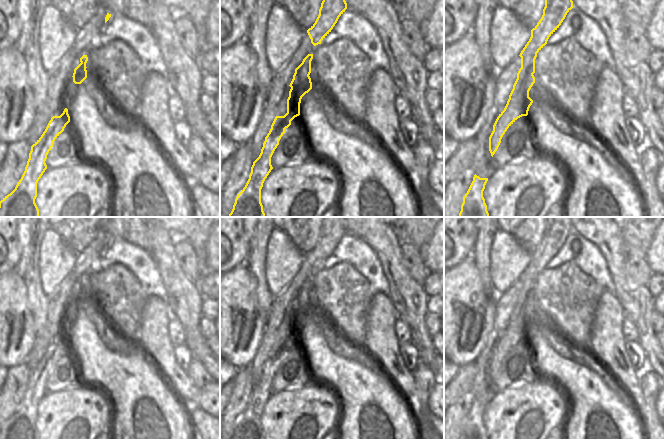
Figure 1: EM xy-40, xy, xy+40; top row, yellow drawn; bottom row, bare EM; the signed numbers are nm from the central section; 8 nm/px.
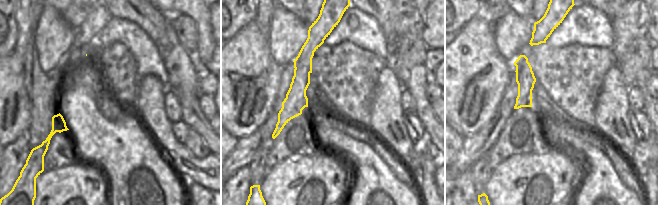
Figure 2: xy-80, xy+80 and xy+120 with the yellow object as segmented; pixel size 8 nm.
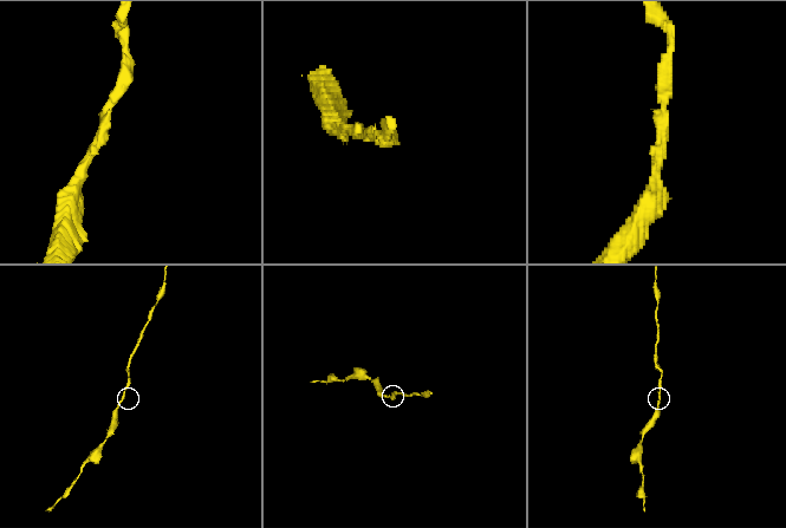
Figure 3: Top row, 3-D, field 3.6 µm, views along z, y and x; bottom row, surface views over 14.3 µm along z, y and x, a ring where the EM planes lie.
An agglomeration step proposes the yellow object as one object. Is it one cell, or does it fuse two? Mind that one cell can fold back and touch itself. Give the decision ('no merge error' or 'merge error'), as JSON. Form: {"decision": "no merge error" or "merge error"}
{"decision": "no merge error"}

